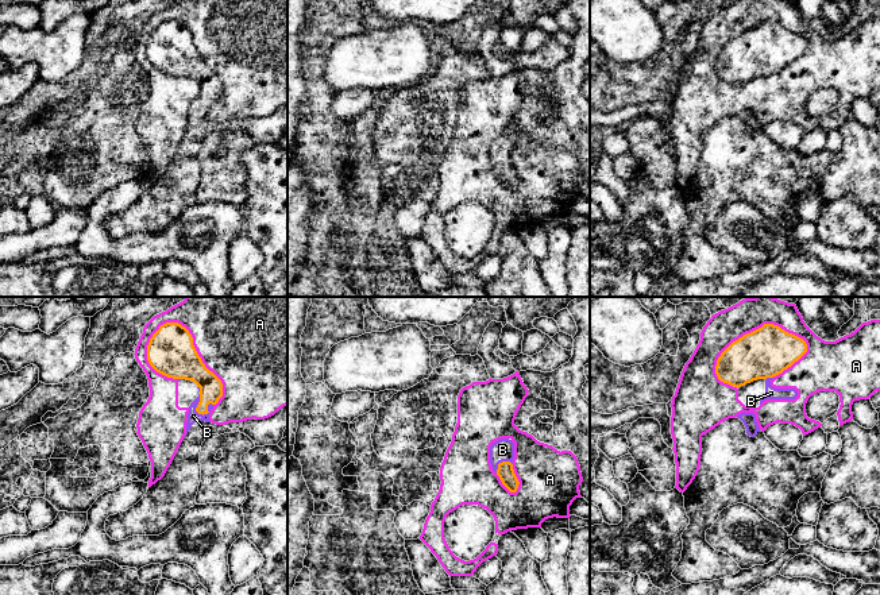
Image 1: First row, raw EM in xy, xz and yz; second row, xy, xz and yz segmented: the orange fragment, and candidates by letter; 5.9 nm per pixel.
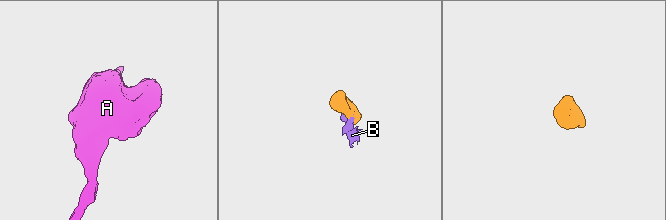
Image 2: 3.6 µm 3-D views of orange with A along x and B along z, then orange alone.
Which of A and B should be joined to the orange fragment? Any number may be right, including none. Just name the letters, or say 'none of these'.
B

